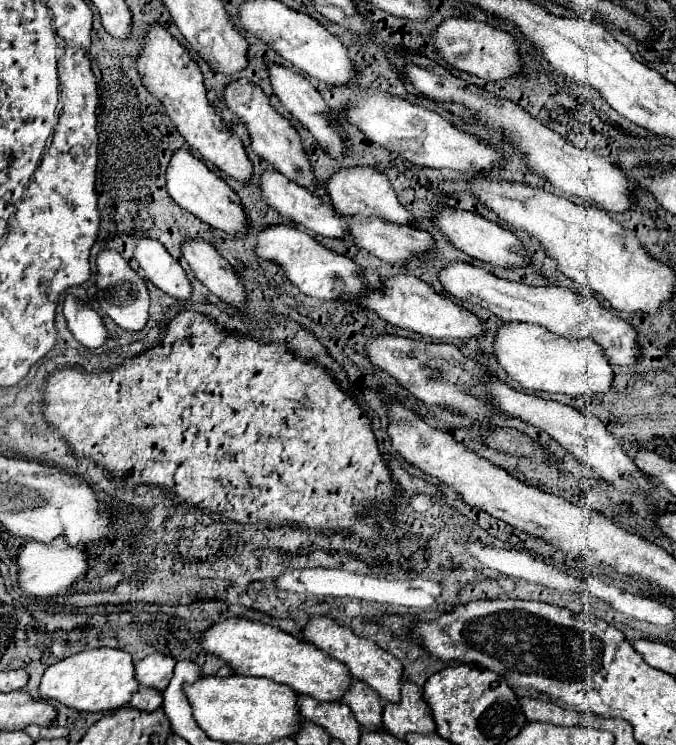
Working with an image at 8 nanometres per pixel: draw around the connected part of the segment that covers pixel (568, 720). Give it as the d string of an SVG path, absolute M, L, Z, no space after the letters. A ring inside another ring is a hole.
M523 696L523 698L519 698L519 704L521 704L527 720L539 720L539 722L549 722L549 724L557 724L557 726L577 726L579 724L579 714L575 710L563 710L561 706L557 706L549 700Z

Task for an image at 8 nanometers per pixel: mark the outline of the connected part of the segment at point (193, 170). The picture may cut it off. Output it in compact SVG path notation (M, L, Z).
M175 150L169 164L167 164L167 192L169 196L187 212L195 214L197 218L201 218L205 224L225 230L229 234L245 234L247 230L247 218L245 212L241 208L241 200L239 196L231 190L231 186L215 176L203 160L191 156L187 150Z

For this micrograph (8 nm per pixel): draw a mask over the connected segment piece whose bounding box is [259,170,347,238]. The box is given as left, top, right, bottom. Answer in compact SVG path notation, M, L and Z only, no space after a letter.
M265 170L261 174L259 180L259 188L261 188L261 198L273 208L277 210L281 216L301 224L303 228L321 234L321 236L329 236L329 238L345 238L347 236L347 228L343 228L343 222L335 216L333 208L327 208L327 204L321 202L321 198L313 196L307 188L291 182L289 178L285 178L281 172L277 170Z

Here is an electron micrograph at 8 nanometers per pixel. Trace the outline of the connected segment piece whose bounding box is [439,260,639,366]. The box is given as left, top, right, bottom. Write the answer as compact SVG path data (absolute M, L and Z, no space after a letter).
M463 260L451 262L439 272L439 284L443 290L451 296L455 296L461 302L479 304L487 310L491 310L495 316L499 316L503 322L527 322L547 328L549 332L569 338L569 340L585 340L593 338L605 352L607 360L613 366L635 366L639 358L639 346L637 346L637 332L631 324L623 322L615 314L611 314L607 308L599 304L595 296L575 294L567 288L535 288L527 284L509 282L503 278L497 278L495 274L487 272L483 266L475 266Z

